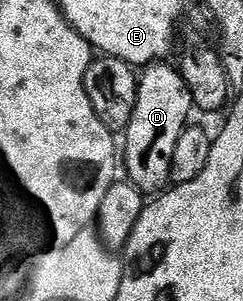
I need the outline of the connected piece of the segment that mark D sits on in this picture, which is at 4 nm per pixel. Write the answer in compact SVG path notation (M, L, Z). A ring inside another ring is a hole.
M154 64L140 71L135 108L123 131L123 170L129 173L128 181L143 195L156 195L170 185L175 144L179 144L181 134L190 121L189 113L194 113L194 110L193 97L180 69L173 67L172 70L169 64Z

